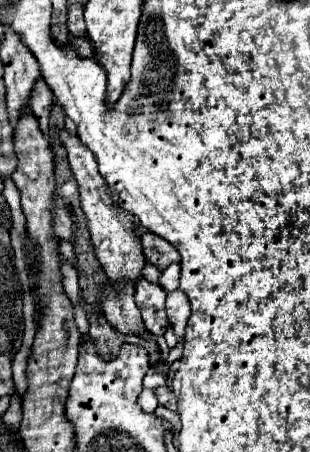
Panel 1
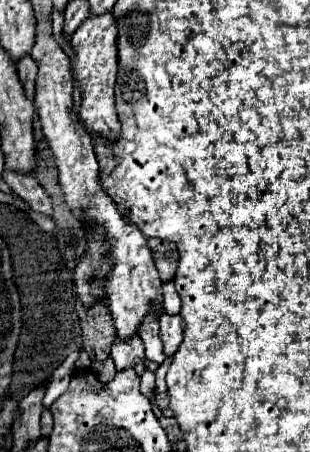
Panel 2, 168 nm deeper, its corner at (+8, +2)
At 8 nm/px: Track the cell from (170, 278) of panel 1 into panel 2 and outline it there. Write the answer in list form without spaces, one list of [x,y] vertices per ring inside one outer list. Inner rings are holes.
[[[168,280],[168,282],[164,282],[162,284],[162,306],[164,306],[164,310],[168,312],[168,314],[178,314],[180,312],[180,298],[178,298],[178,294],[176,294],[176,290],[174,290],[174,282],[172,280]]]

